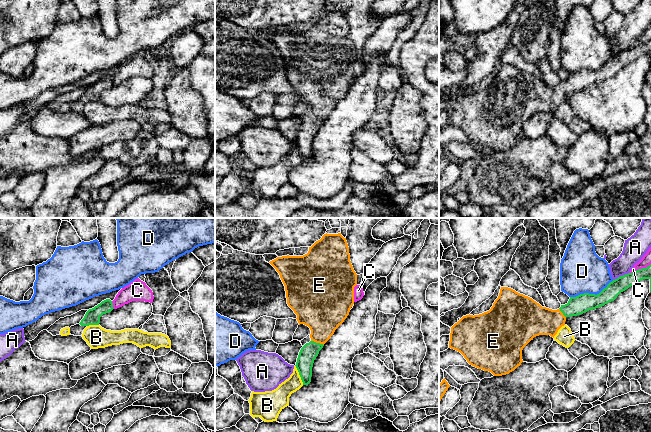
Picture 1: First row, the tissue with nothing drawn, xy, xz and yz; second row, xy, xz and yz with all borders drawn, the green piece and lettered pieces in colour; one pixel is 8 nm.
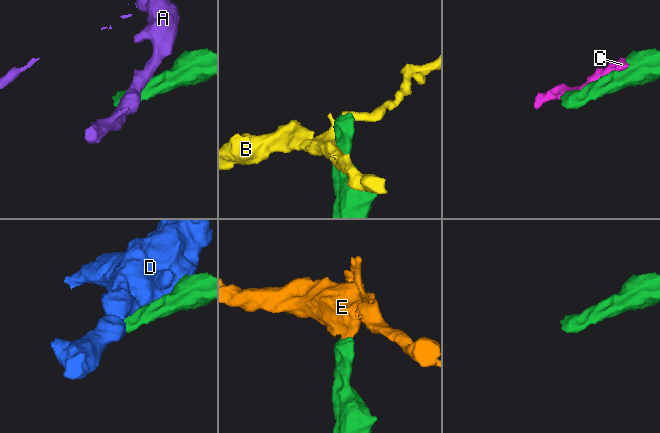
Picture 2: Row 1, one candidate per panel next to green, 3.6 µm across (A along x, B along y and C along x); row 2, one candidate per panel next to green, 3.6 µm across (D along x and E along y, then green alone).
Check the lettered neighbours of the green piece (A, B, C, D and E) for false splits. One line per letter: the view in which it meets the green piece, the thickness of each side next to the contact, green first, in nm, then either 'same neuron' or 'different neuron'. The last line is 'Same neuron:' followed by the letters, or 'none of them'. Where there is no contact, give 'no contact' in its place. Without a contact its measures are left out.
A: contact in yz; calibres 120 and 180 nm; different neuron
B: contact in xz; calibres 140 and 160 nm; different neuron
C: contact in yz; calibres 120 and 80 nm; different neuron
D: contact in yz; calibres 150 and 360 nm; different neuron
E: contact in xz; calibres 140 and 320 nm; same neuron
Same neuron: E

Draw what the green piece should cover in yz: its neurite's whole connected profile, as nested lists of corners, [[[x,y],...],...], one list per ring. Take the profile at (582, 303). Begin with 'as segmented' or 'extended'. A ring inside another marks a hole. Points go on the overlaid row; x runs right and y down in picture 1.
extended; [[[651,264],[632,273],[625,274],[610,282],[599,294],[584,293],[570,297],[565,305],[557,310],[542,307],[532,298],[508,287],[501,287],[498,298],[491,309],[479,315],[463,316],[451,327],[449,348],[460,352],[467,362],[494,376],[502,376],[514,371],[523,362],[522,350],[534,337],[550,335],[554,338],[565,325],[567,317],[577,316],[614,301],[617,296],[637,282],[649,279],[651,292]]]

